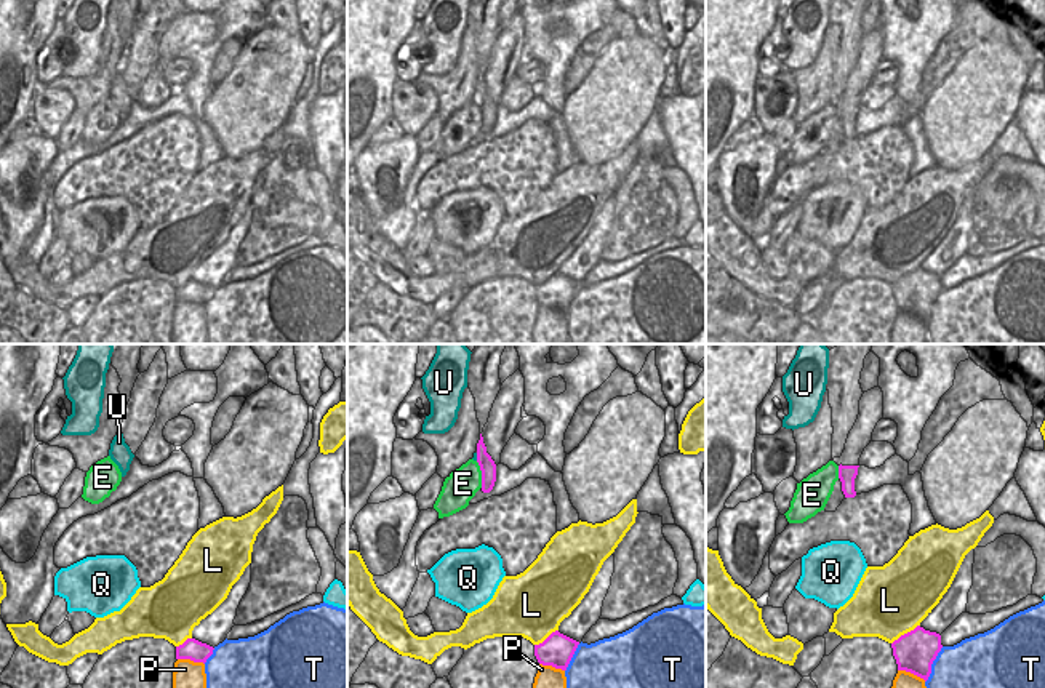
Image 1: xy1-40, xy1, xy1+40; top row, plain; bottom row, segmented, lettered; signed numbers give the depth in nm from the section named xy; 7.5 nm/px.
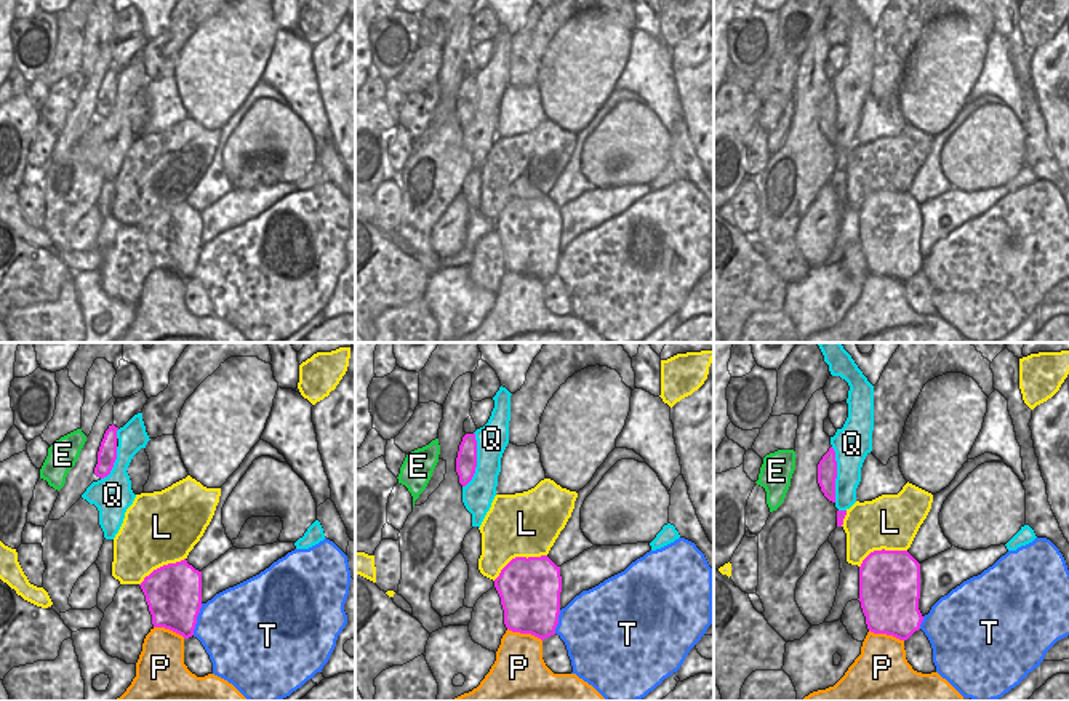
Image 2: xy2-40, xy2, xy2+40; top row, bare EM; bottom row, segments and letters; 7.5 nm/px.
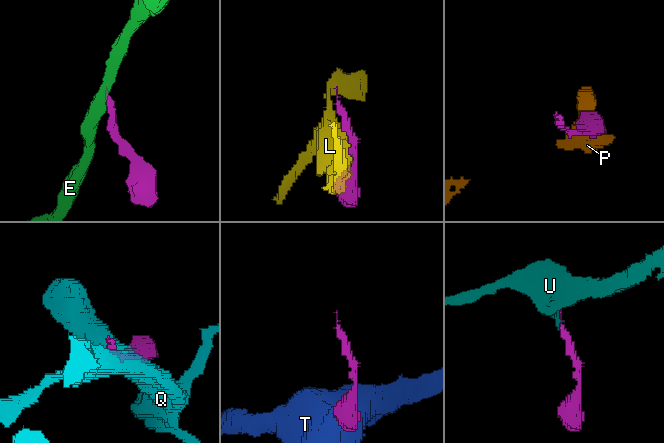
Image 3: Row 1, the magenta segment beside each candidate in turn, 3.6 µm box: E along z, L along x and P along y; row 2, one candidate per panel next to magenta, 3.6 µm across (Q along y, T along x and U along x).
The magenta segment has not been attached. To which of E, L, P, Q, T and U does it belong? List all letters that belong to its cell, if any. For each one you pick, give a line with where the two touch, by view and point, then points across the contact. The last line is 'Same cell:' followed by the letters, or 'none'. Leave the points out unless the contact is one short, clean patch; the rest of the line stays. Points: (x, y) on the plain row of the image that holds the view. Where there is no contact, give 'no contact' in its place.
U: meets magenta in xy1 at (477, 98); runs through xy1 (487, 106), (477, 98), (474, 100)
Same cell: U

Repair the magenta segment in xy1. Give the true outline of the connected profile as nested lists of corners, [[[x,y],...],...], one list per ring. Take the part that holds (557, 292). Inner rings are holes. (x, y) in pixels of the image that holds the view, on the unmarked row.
[[[555,272],[543,285],[535,286],[535,298],[543,307],[567,312],[578,286],[579,283]]]

